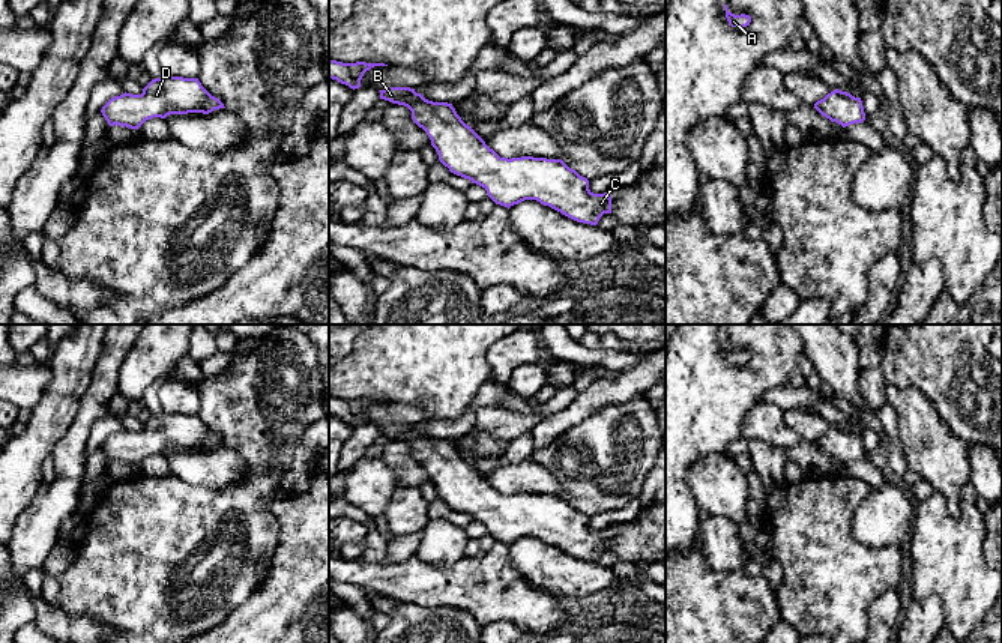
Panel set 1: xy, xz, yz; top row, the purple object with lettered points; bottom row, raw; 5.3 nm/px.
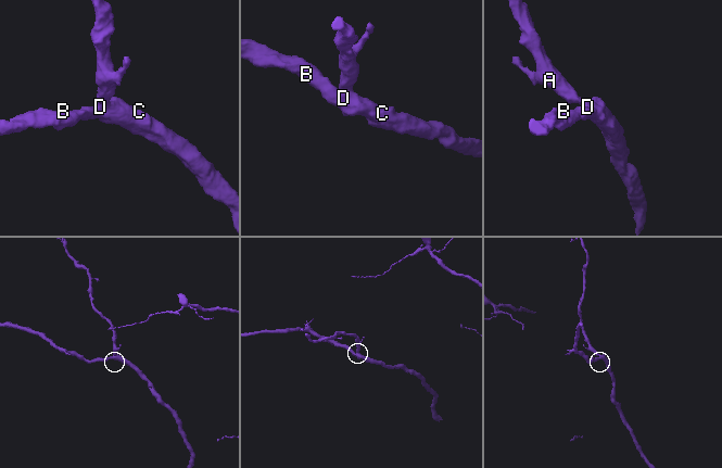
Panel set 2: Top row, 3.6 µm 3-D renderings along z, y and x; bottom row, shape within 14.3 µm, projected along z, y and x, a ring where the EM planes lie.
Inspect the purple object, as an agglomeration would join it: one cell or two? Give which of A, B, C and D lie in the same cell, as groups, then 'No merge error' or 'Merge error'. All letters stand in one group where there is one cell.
Groups: A B C D. No merge error

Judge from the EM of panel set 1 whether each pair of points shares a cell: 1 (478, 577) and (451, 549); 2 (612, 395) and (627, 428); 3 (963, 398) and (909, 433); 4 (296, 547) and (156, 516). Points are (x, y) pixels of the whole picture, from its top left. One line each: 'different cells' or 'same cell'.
1: different cells
2: different cells
3: different cells
4: different cells

